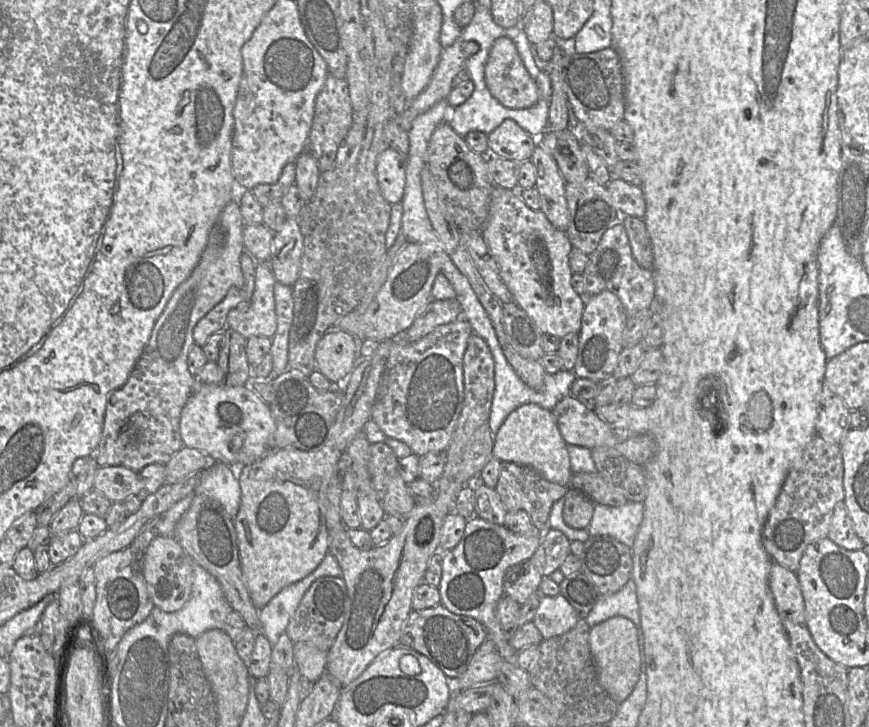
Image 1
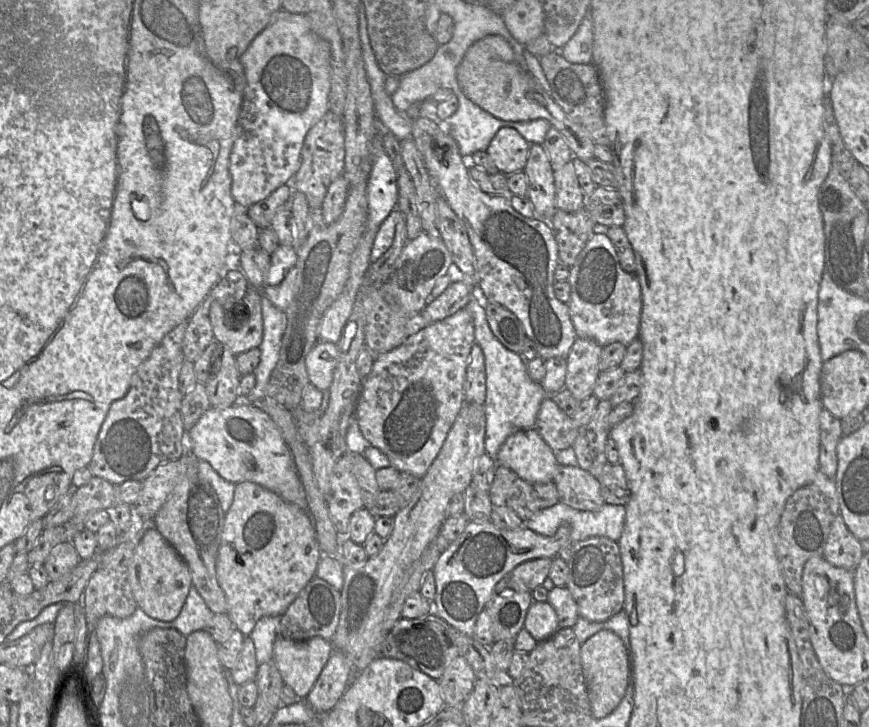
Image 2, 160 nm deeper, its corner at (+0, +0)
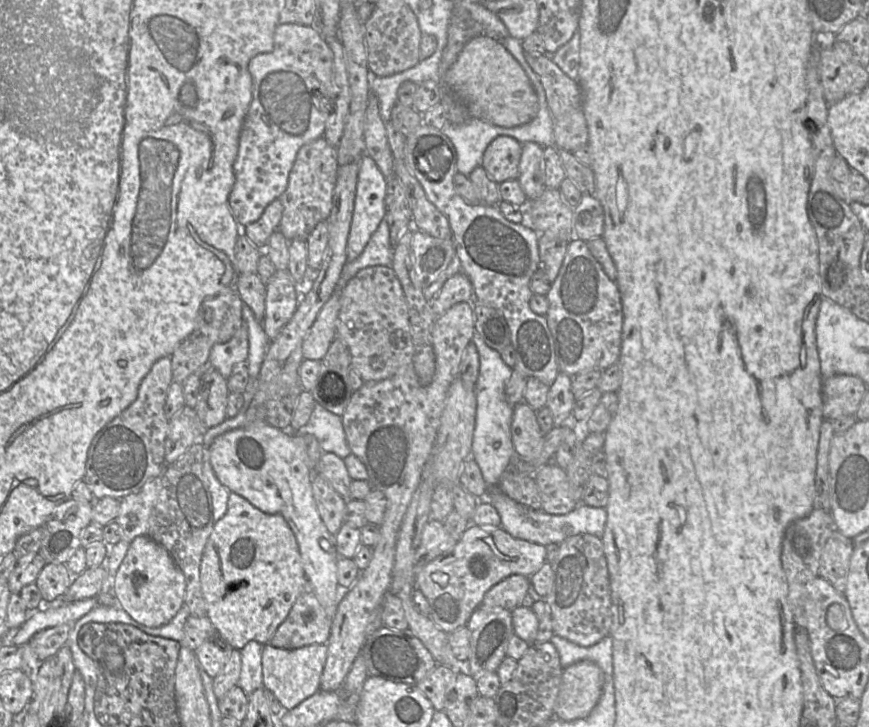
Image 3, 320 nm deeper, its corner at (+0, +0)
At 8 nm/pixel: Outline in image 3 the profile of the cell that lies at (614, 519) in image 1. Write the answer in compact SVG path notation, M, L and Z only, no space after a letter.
M580 503L567 514L560 514L559 518L546 520L543 524L553 531L566 535L589 533L600 537L604 533L607 512L604 507L592 507Z

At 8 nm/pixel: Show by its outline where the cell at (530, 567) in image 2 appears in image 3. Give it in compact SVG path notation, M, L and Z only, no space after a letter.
M521 574L510 575L494 585L485 594L482 604L512 611L520 606L530 586L530 577Z

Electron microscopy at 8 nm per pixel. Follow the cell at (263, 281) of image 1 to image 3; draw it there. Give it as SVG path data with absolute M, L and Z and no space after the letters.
M243 320L243 325L236 331L233 337L224 343L216 343L212 346L209 356L209 363L224 377L226 380L231 375L233 367L240 363L244 362L248 358L249 352L249 340L248 340L248 331L247 325Z

